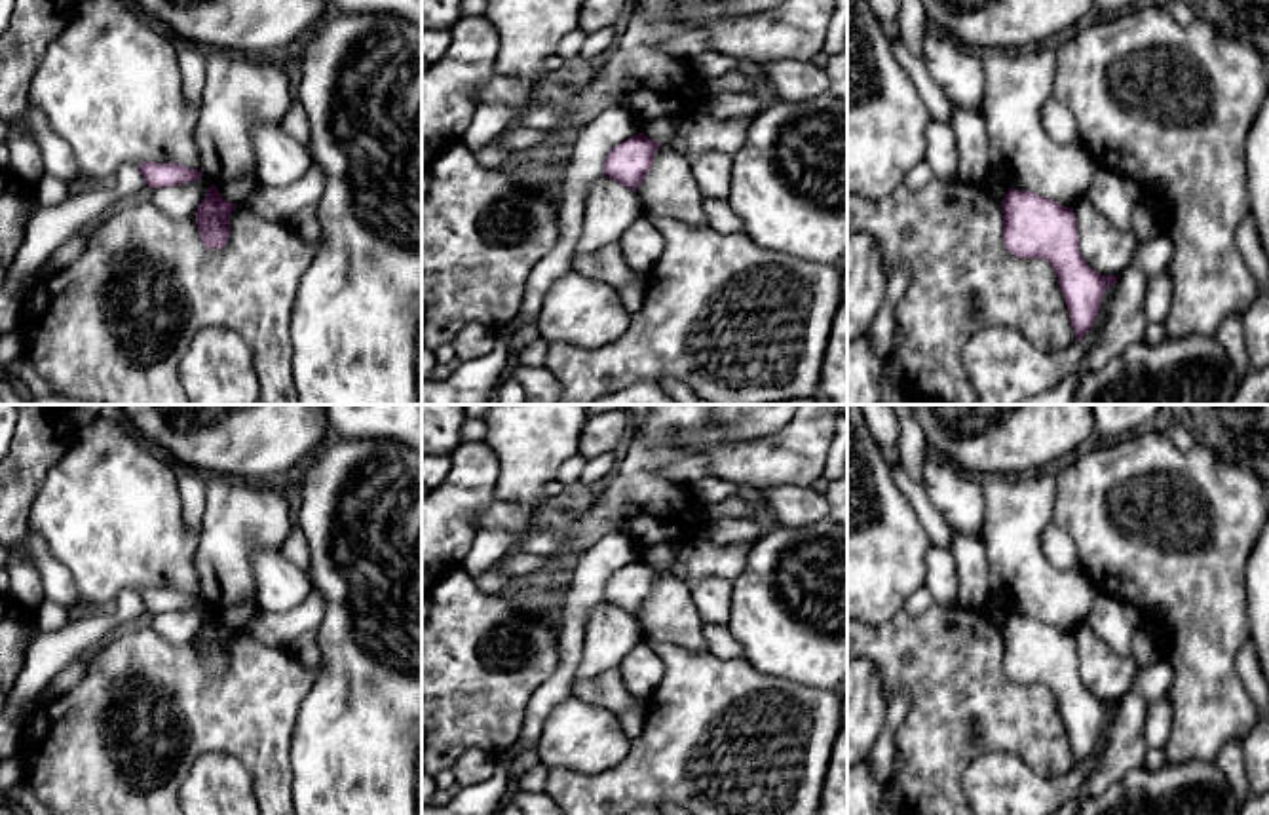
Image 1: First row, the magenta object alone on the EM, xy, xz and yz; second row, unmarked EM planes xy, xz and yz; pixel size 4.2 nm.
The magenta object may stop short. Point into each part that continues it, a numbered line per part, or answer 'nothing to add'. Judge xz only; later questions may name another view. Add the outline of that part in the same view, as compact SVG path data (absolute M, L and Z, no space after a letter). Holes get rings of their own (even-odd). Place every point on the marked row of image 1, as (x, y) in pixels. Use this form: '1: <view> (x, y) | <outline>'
nothing to add

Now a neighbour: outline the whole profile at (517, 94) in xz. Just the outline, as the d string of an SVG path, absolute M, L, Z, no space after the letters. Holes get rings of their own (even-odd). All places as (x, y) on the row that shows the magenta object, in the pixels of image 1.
M488 74L481 89L473 95L477 104L492 103L513 108L519 116L538 101L530 82L517 76Z

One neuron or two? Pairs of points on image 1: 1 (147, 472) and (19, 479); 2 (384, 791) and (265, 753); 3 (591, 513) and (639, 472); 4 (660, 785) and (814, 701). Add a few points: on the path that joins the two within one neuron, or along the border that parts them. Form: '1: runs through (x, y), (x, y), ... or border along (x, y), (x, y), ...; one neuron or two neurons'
1: border along (71, 443), (46, 473), (29, 519); two neurons
2: border along (299, 717), (291, 741), (291, 795); two neurons
3: runs through (603, 510), (629, 483); one neuron
4: runs through (698, 747), (711, 743), (766, 743), (776, 736); one neuron

